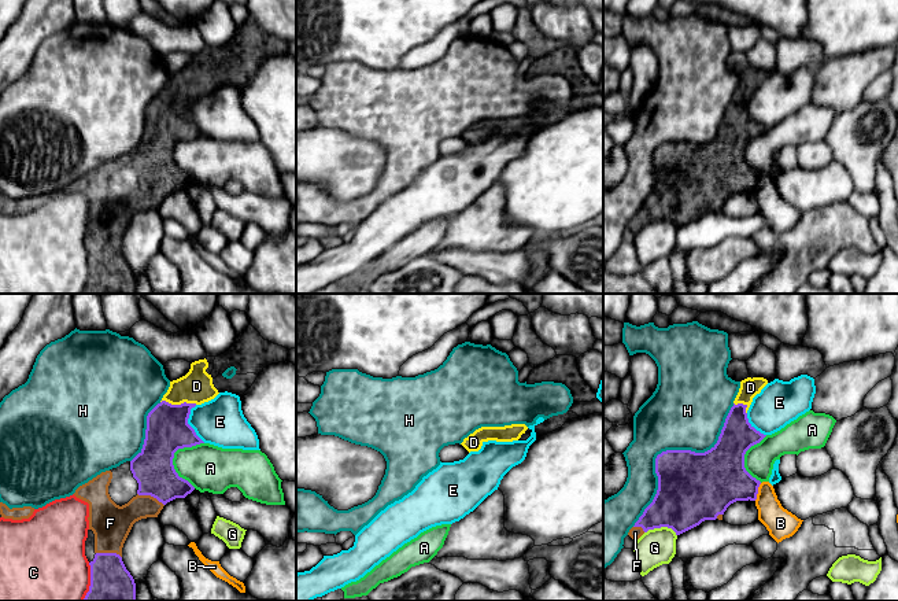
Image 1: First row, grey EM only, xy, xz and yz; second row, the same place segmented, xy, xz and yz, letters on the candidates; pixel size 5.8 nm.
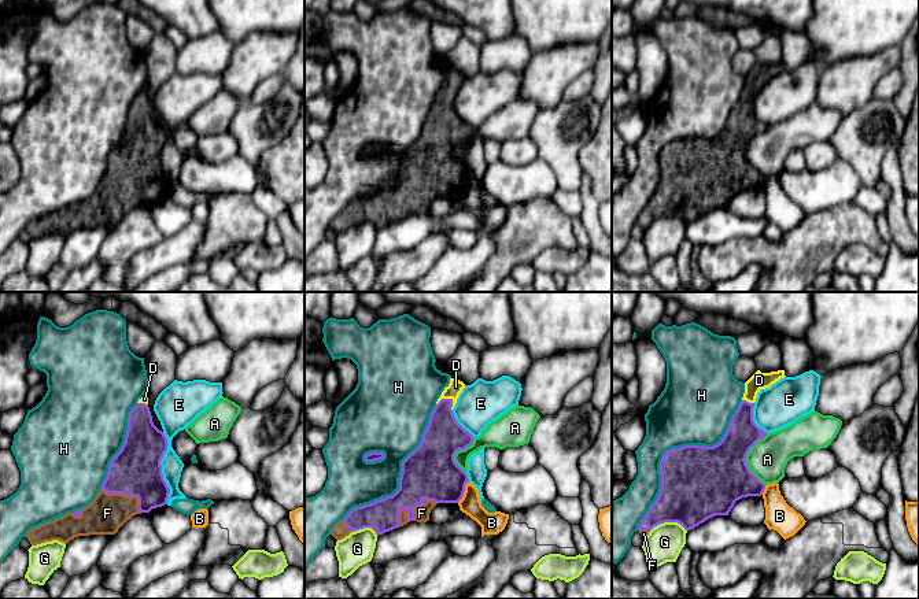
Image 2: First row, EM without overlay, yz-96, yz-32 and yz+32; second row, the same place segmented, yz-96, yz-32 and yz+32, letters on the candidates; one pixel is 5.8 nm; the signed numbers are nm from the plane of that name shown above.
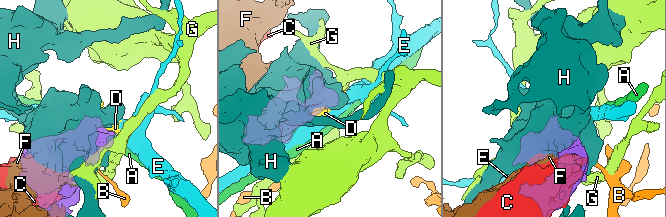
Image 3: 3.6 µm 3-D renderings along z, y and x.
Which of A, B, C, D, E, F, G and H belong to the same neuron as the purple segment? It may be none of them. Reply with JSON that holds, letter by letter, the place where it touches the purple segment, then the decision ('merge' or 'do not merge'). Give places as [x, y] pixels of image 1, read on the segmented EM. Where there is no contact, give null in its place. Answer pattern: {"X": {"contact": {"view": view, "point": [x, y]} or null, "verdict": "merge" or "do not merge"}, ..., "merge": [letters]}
{"A": {"contact": {"view": "xy", "point": [173, 457]}, "verdict": "do not merge"}, "B": {"contact": {"view": "yz", "point": [757, 491]}, "verdict": "do not merge"}, "C": {"contact": {"view": "xy", "point": [91, 582]}, "verdict": "do not merge"}, "D": {"contact": {"view": "xy", "point": [178, 405]}, "verdict": "merge"}, "E": {"contact": {"view": "xy", "point": [188, 424]}, "verdict": "do not merge"}, "F": {"contact": {"view": "xy", "point": [151, 496]}, "verdict": "merge"}, "G": {"contact": {"view": "yz", "point": [661, 526]}, "verdict": "do not merge"}, "H": {"contact": {"view": "yz", "point": [671, 450]}, "verdict": "do not merge"}, "merge": ["D", "F"]}

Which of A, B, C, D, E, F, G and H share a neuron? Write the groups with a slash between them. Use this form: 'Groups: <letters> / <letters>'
Groups: A / B / C / D F / E / G / H

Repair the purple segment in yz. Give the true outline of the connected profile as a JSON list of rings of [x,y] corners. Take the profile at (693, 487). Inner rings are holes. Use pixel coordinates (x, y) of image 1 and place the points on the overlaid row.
[[[764,377],[740,381],[718,440],[710,450],[666,450],[657,456],[658,490],[628,532],[633,541],[661,527],[680,535],[705,520],[723,520],[727,508],[736,501],[757,499],[761,482],[746,471],[744,454],[766,435],[749,423],[747,410],[766,384]]]

